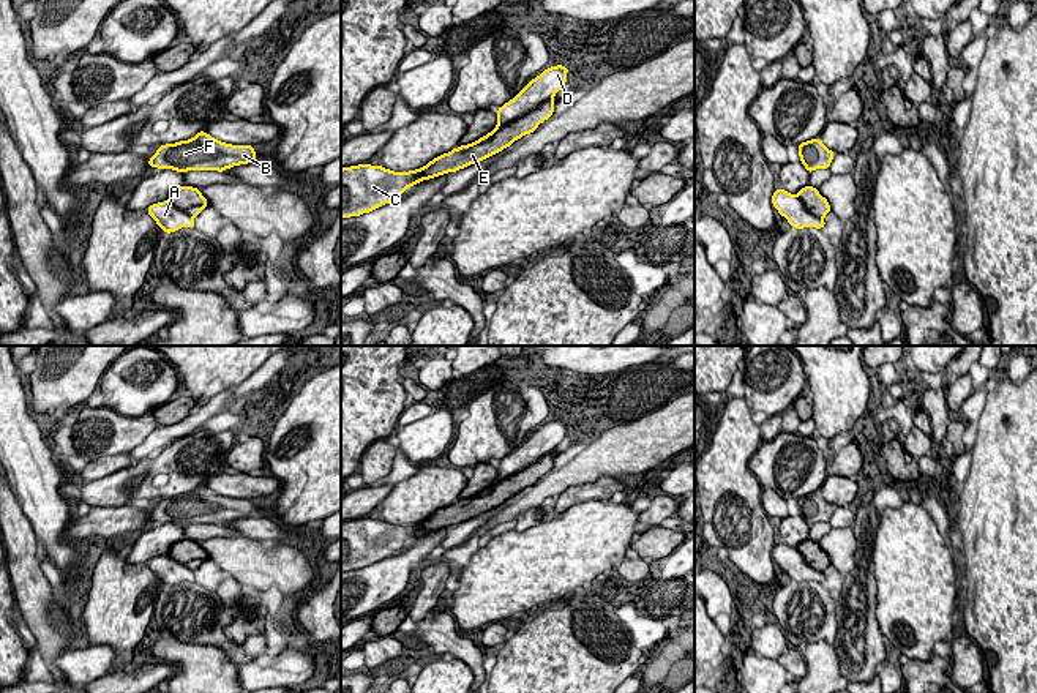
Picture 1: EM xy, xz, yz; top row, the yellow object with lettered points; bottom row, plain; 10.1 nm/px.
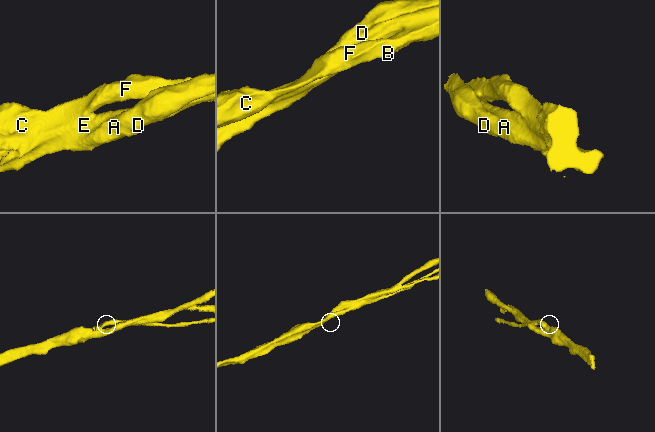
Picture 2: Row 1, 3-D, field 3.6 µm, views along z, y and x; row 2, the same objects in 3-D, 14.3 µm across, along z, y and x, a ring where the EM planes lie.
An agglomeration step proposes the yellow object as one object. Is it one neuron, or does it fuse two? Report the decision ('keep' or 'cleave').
cleave

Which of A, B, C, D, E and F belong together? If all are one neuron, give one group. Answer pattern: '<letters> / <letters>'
A D / B C E F

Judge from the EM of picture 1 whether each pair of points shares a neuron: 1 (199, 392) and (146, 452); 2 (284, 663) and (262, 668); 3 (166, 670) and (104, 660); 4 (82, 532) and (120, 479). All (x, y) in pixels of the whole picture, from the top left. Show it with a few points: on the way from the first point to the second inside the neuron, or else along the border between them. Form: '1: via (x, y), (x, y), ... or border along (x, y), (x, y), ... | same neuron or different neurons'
1: border along (228, 389), (215, 393), (199, 406) | different neurons
2: via (280, 668), (267, 668) | same neuron
3: via (149, 676), (111, 676) | same neuron
4: border along (128, 504), (95, 507) | different neurons

